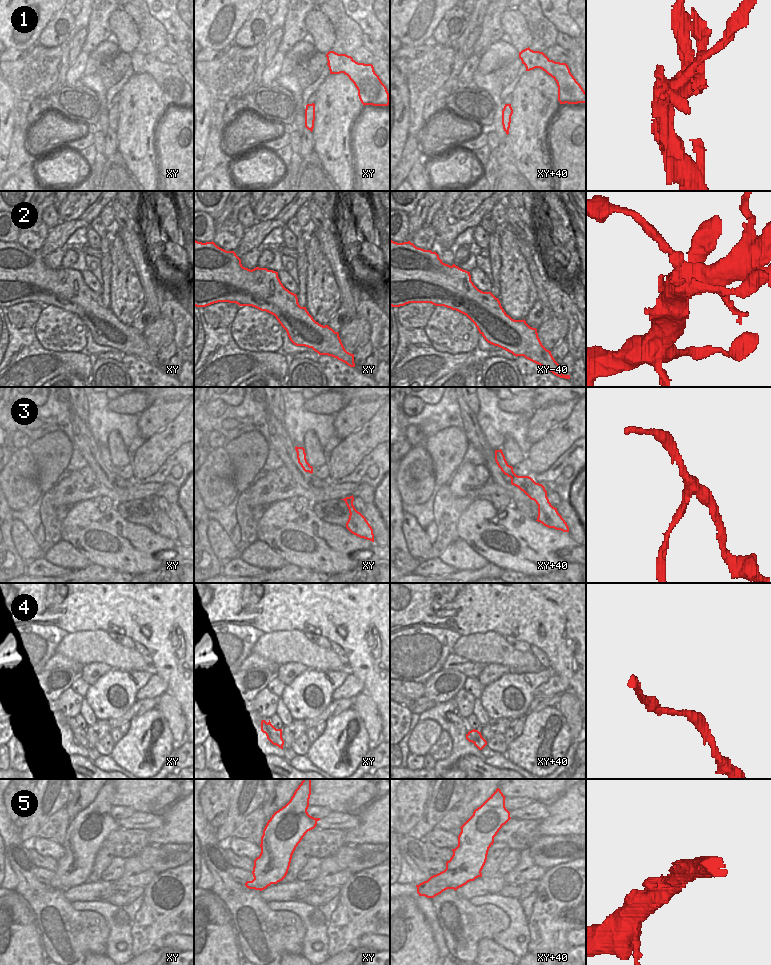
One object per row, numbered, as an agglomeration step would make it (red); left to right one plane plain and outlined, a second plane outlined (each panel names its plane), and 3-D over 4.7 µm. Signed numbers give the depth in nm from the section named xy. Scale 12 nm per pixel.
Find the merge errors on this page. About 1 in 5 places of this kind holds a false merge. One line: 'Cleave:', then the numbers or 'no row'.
Cleave: 1, 3

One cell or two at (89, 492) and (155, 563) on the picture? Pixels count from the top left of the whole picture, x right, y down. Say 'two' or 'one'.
two

